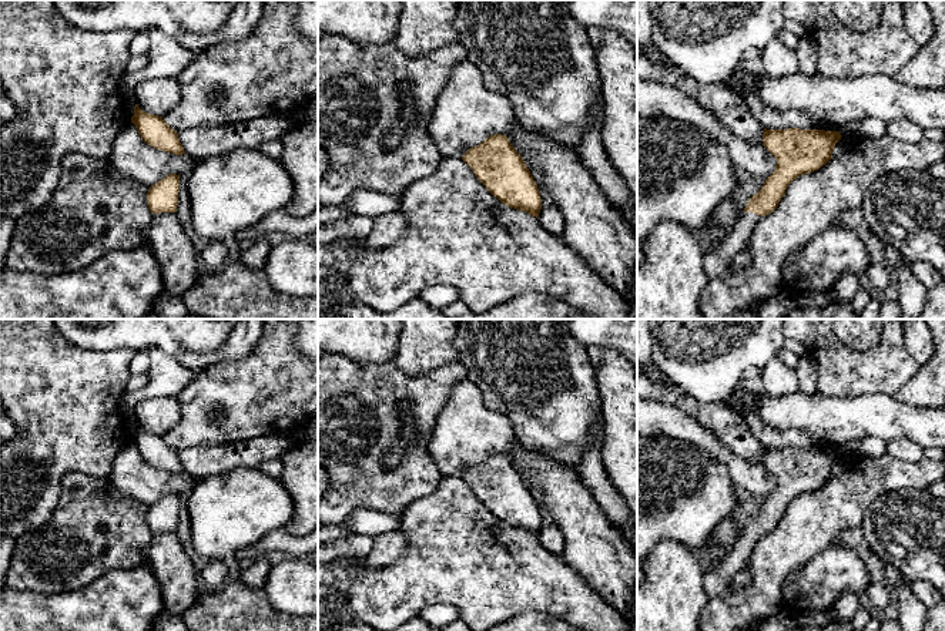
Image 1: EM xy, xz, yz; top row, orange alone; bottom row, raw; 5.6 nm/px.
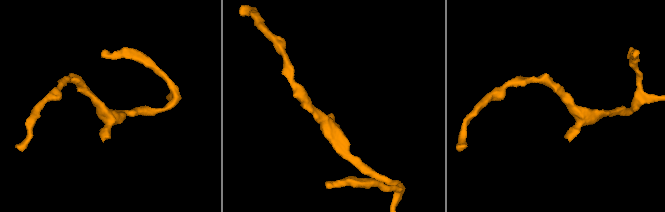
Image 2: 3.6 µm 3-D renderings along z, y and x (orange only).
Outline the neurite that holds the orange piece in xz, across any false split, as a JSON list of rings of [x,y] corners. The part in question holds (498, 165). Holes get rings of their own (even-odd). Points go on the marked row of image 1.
[[[506,135],[487,137],[479,145],[469,148],[462,160],[500,202],[539,217],[542,198],[537,184]]]

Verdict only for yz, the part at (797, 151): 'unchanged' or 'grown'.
grown

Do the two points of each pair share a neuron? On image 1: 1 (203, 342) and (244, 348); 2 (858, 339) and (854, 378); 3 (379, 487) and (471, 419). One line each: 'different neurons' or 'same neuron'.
1: different neurons
2: different neurons
3: different neurons

